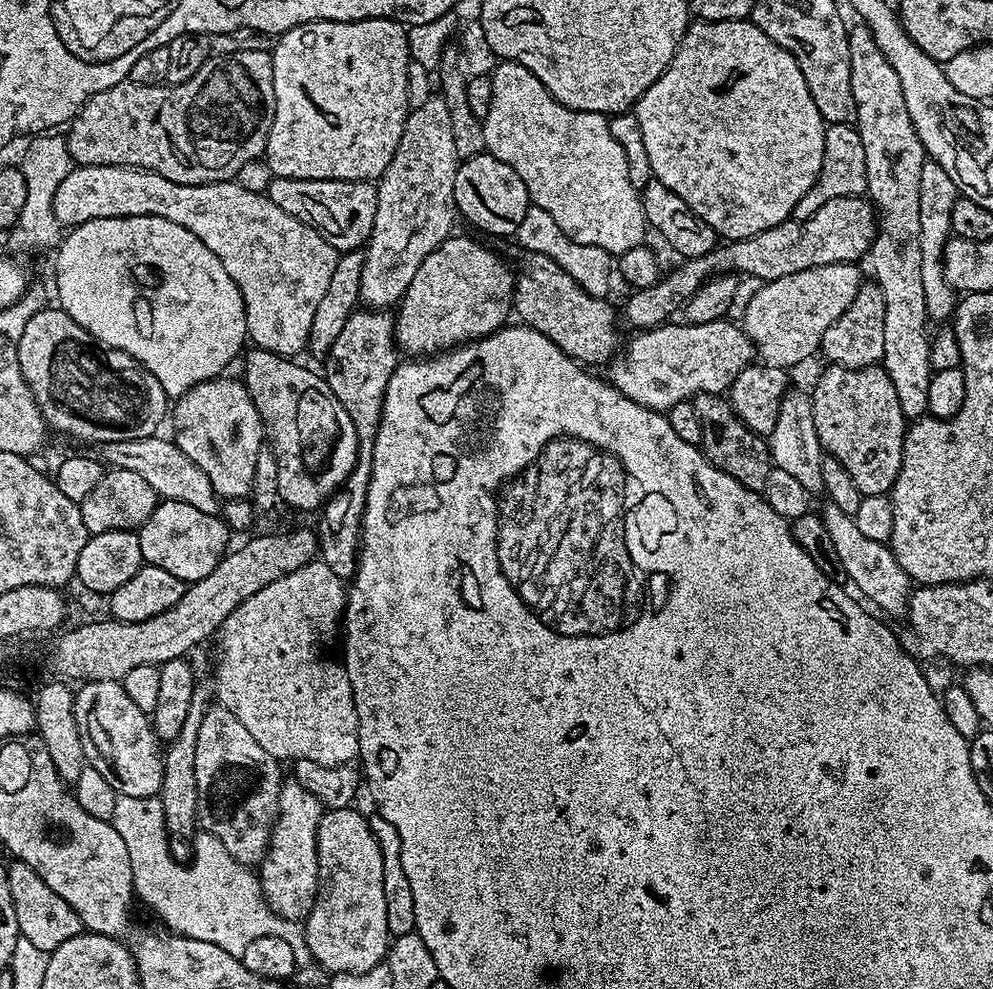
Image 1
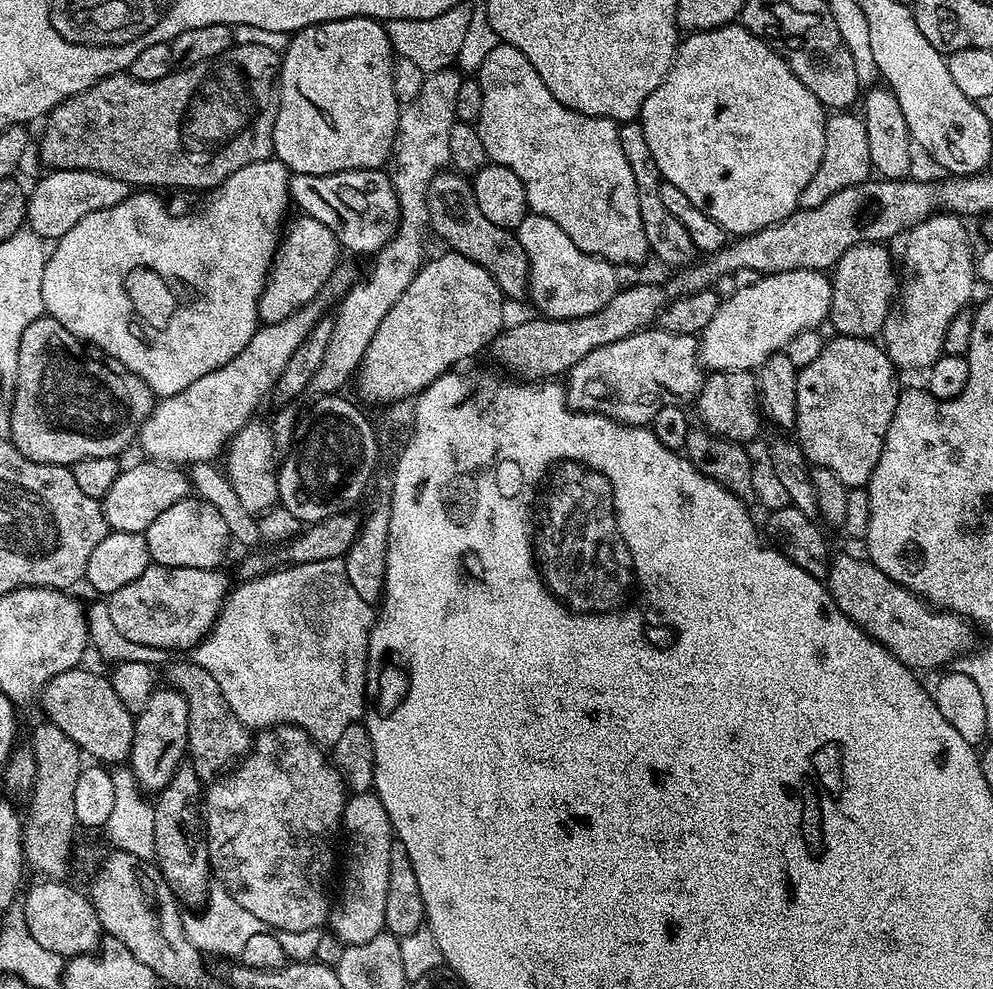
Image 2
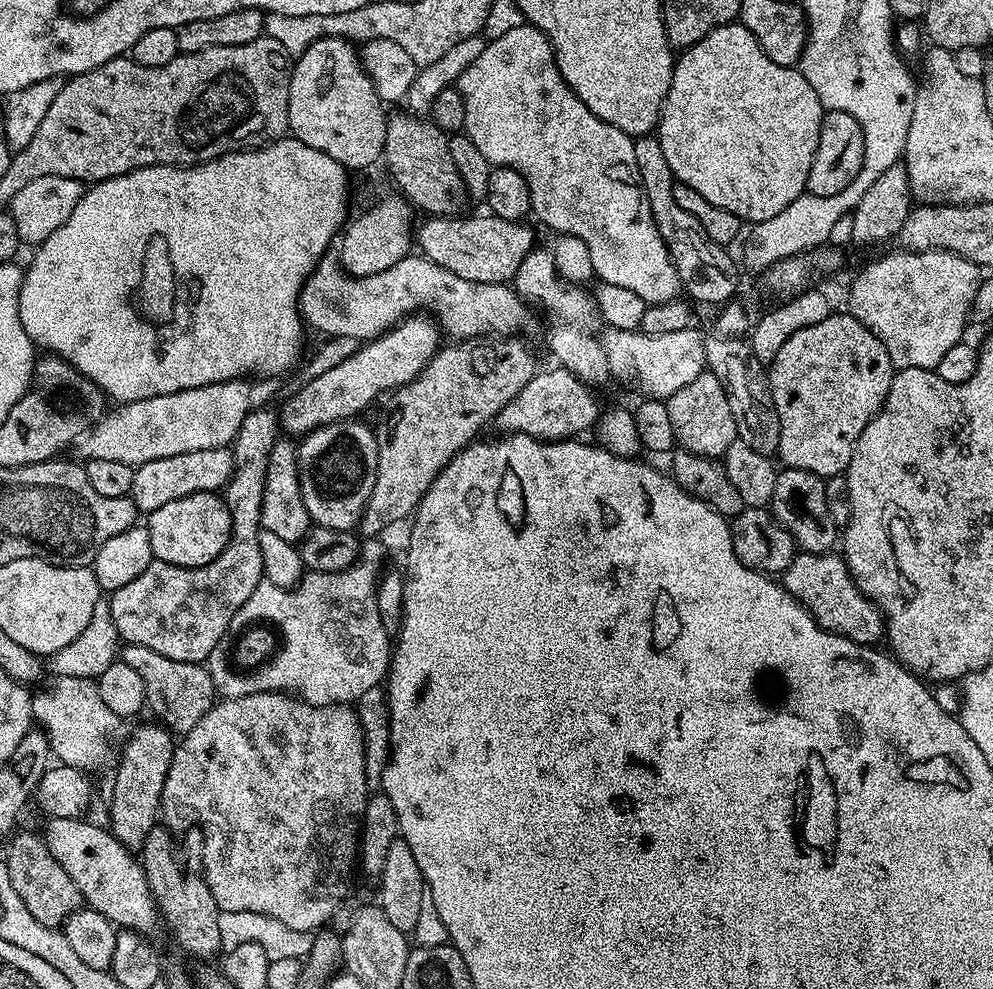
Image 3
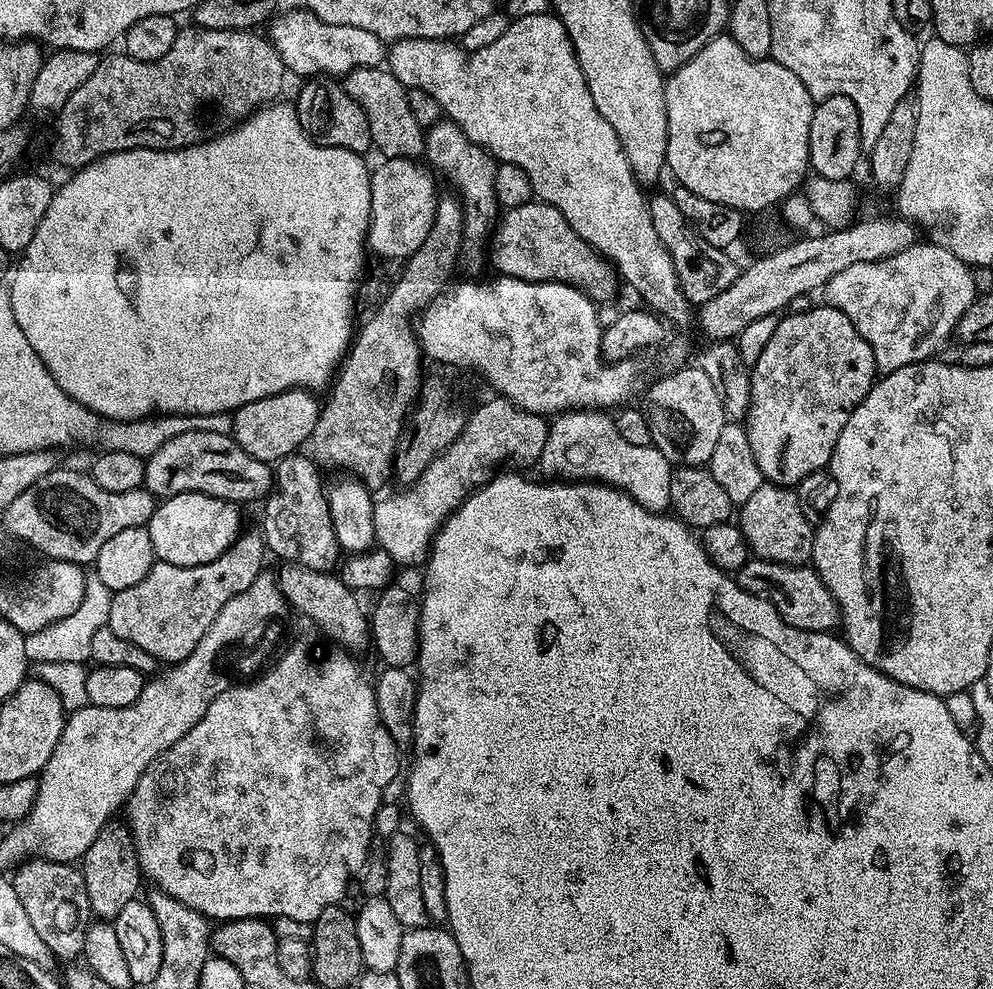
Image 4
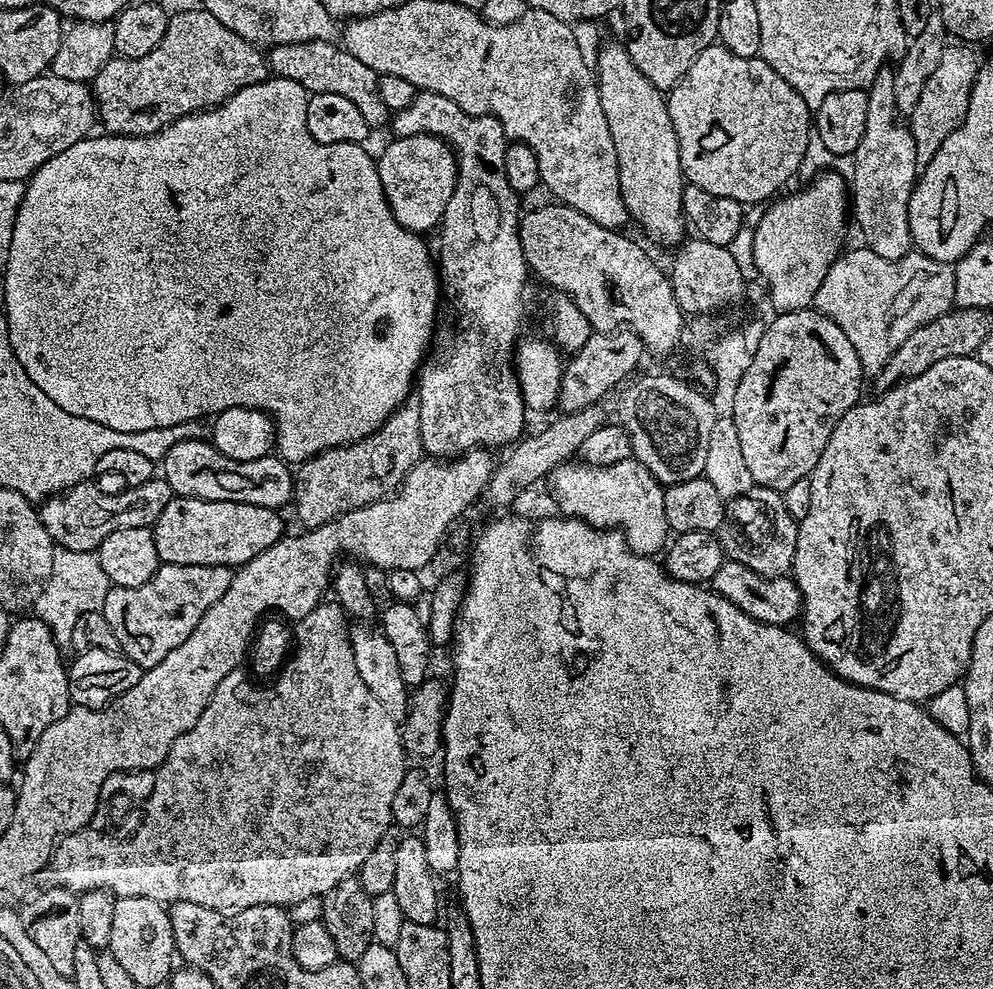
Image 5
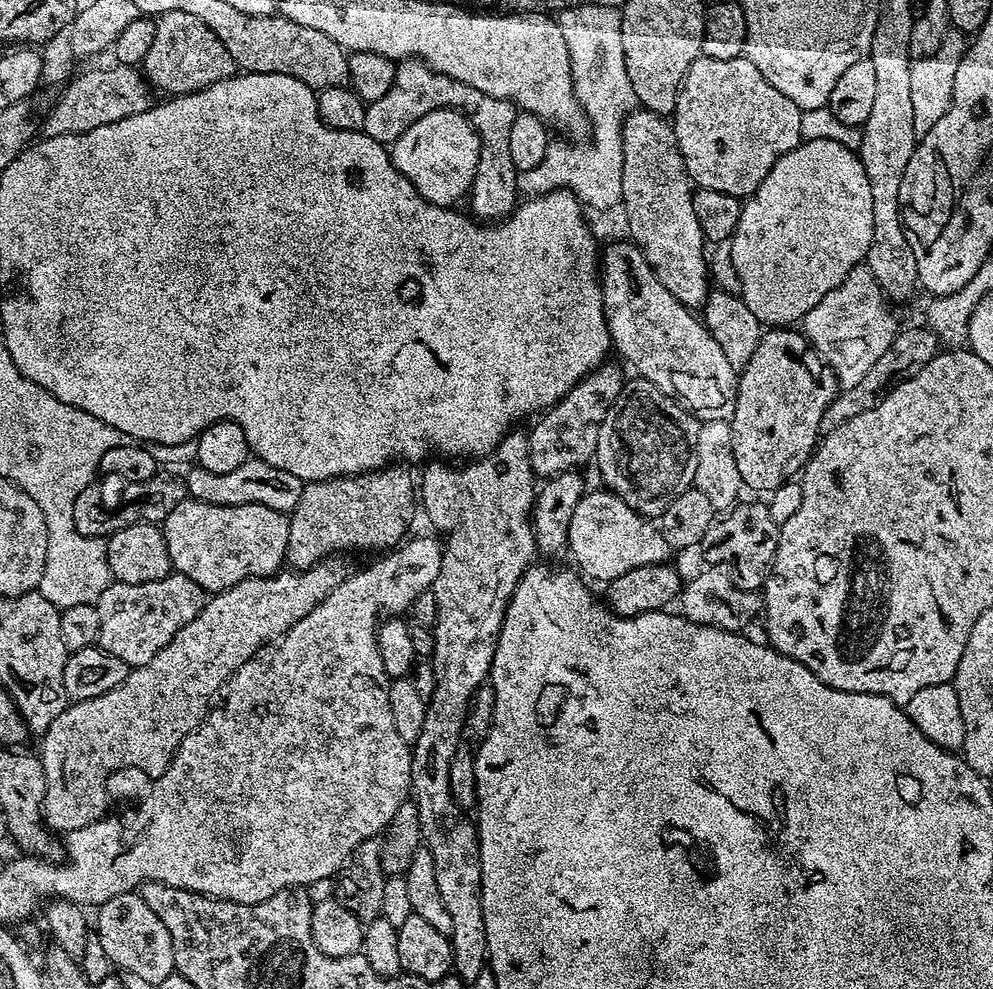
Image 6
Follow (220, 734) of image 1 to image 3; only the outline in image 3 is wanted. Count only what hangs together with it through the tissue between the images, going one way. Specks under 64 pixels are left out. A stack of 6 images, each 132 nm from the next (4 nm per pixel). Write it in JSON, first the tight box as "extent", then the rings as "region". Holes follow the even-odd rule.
{"extent":[118,644,217,734],"region":[[[124,644],[118,656],[126,662],[126,666],[131,666],[141,676],[142,686],[146,686],[144,702],[147,711],[152,711],[156,715],[153,717],[173,733],[183,734],[194,730],[196,723],[217,703],[216,687],[203,663],[174,662],[174,658],[158,654],[158,650],[137,644]]]}

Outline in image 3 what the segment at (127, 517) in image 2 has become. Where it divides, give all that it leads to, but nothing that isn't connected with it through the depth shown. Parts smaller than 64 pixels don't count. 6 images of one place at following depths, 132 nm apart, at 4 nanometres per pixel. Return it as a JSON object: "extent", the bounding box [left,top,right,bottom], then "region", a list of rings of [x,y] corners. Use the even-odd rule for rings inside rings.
{"extent":[130,447,232,514],"region":[[[227,447],[193,450],[137,467],[130,495],[137,509],[147,514],[158,510],[158,506],[166,506],[166,502],[174,502],[174,498],[186,498],[195,492],[219,493],[231,476],[232,454]]]}

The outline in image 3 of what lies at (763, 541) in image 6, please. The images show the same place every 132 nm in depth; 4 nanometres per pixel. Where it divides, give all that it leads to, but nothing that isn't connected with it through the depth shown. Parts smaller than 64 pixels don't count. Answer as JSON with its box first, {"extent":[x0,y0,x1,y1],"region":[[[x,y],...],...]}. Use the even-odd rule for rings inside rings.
{"extent":[770,466,838,554],"region":[[[787,466],[776,473],[774,494],[770,511],[782,527],[791,534],[800,552],[823,554],[832,552],[838,544],[838,524],[828,509],[828,496],[824,493],[825,481],[810,470],[798,470]]]}

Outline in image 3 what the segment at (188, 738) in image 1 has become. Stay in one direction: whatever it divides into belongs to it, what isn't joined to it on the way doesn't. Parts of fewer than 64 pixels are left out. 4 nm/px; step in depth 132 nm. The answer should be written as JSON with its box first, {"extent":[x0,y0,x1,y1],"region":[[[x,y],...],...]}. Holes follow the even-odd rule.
{"extent":[138,826,221,956],"region":[[[157,826],[146,834],[144,845],[138,849],[140,865],[144,867],[146,882],[150,886],[152,896],[160,919],[172,931],[172,936],[192,956],[212,956],[221,951],[218,918],[220,907],[214,902],[214,894],[210,894],[210,886],[202,878],[196,880],[184,873],[180,865],[180,856],[176,853],[177,837],[169,829]]]}

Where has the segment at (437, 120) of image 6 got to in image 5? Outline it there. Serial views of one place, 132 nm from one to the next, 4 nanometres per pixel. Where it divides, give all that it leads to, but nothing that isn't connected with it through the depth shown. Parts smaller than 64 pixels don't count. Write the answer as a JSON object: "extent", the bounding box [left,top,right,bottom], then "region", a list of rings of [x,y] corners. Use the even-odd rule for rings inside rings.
{"extent":[376,134,458,234],"region":[[[418,134],[417,136],[398,136],[389,139],[384,153],[376,160],[378,178],[382,178],[382,188],[388,199],[392,213],[396,221],[411,232],[428,234],[428,231],[439,225],[444,217],[446,202],[450,202],[450,194],[454,194],[454,186],[458,179],[458,161],[452,147],[444,140],[430,134]]]}

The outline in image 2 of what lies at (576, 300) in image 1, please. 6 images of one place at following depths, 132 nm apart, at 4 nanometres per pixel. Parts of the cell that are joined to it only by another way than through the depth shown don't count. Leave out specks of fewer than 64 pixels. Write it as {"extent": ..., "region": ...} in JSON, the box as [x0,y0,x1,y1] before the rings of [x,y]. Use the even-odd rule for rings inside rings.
{"extent":[428,170,528,301],"region":[[[443,170],[437,173],[430,182],[428,208],[431,231],[433,233],[436,231],[437,238],[445,240],[451,251],[470,258],[475,264],[485,268],[509,301],[525,299],[528,296],[528,255],[526,250],[522,250],[522,242],[516,237],[513,229],[499,228],[494,222],[490,222],[490,218],[486,218],[486,214],[482,214],[482,210],[478,210],[478,202],[474,198],[474,190],[469,177],[455,170]]]}

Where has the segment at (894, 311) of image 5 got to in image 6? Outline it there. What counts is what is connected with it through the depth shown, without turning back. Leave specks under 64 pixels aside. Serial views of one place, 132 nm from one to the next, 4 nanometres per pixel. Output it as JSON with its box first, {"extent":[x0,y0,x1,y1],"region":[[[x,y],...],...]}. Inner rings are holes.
{"extent":[802,266,898,388],"region":[[[866,266],[850,270],[850,274],[830,294],[814,306],[802,321],[802,331],[809,345],[823,356],[832,368],[840,388],[858,386],[862,378],[886,354],[898,335],[896,320],[892,317],[889,301],[878,286],[874,274]]]}

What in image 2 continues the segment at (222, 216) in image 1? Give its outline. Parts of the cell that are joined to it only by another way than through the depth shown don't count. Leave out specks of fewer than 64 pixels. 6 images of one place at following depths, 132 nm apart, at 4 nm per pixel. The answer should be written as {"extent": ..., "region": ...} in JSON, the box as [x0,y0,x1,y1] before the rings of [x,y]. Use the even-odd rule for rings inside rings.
{"extent":[26,170,338,324],"region":[[[52,170],[41,175],[35,184],[36,189],[31,189],[28,198],[26,224],[45,242],[59,240],[79,220],[86,218],[86,214],[94,214],[94,210],[106,210],[118,206],[118,202],[122,202],[130,194],[130,186],[126,182],[122,182],[118,178],[110,178],[101,172]],[[303,214],[297,217],[292,225],[287,225],[279,241],[268,273],[268,281],[265,282],[260,295],[260,320],[264,324],[282,322],[304,304],[309,304],[323,288],[338,263],[336,235],[314,218]]]}

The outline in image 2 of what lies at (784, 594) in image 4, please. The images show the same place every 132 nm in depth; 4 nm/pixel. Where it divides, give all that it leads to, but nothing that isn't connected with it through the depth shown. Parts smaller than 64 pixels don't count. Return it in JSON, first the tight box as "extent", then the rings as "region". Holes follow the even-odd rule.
{"extent":[826,556,977,670],"region":[[[840,556],[836,560],[835,557],[828,565],[826,587],[838,610],[907,668],[921,670],[951,665],[977,647],[977,629],[965,617],[929,604],[882,574],[867,558]]]}

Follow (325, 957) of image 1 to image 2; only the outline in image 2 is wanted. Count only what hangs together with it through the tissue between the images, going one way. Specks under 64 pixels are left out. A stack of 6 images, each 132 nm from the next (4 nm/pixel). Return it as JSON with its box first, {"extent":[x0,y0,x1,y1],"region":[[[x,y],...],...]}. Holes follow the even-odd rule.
{"extent":[330,791,394,946],"region":[[[375,791],[358,792],[349,795],[344,802],[344,819],[342,821],[343,835],[348,835],[348,845],[342,848],[342,864],[344,860],[344,885],[340,888],[340,908],[333,907],[330,912],[330,932],[341,941],[345,946],[349,944],[361,944],[362,942],[370,942],[370,938],[374,938],[380,932],[385,931],[384,927],[384,911],[386,910],[386,890],[390,886],[390,846],[394,839],[392,823],[390,822],[390,814],[386,814],[386,806],[382,806],[382,802],[376,797]]]}

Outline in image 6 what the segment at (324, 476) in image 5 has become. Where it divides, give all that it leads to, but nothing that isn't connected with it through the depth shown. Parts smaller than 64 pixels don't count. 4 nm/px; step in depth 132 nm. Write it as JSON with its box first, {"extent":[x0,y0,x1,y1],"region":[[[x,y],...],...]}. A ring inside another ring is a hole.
{"extent":[287,466,418,570],"region":[[[389,466],[357,476],[334,476],[305,483],[298,506],[288,516],[287,563],[293,569],[303,570],[313,568],[319,560],[344,554],[340,552],[379,553],[397,547],[409,535],[408,519],[418,508],[414,476],[404,468],[407,467]]]}

